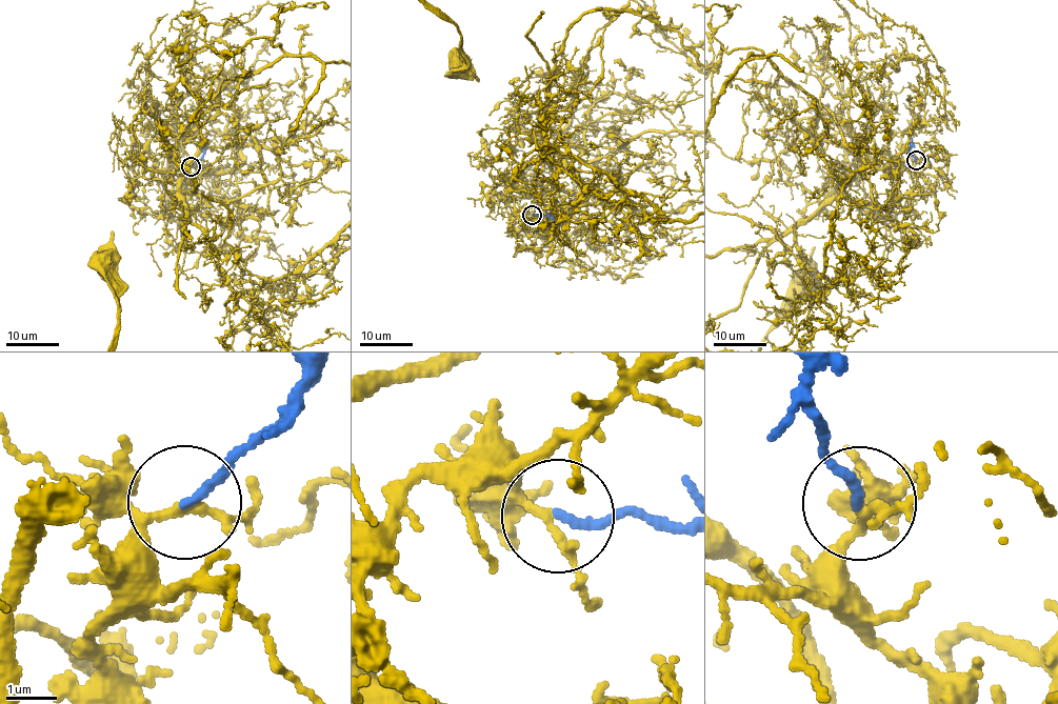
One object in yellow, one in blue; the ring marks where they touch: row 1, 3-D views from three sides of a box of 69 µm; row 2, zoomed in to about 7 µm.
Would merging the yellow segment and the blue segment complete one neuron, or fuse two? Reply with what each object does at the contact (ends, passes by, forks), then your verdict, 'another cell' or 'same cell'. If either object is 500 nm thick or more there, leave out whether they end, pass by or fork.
yellow forks; blue ends; same cell

